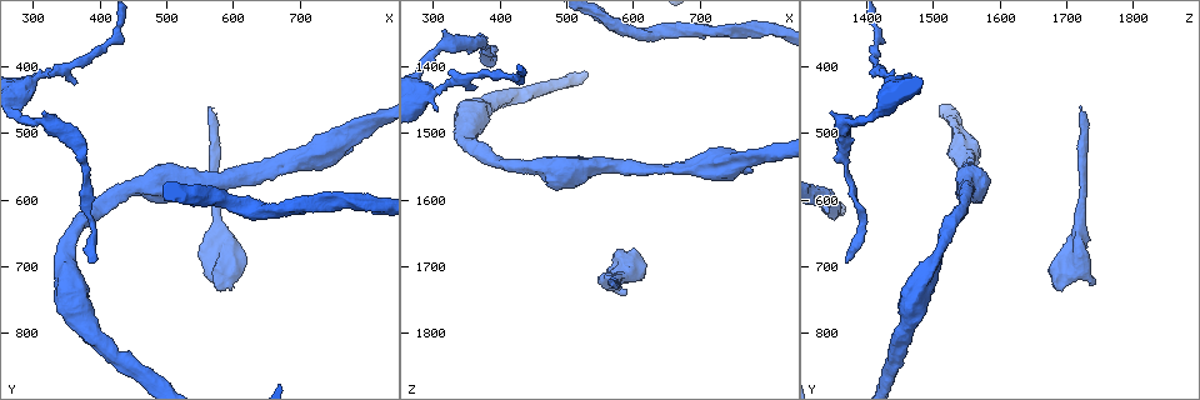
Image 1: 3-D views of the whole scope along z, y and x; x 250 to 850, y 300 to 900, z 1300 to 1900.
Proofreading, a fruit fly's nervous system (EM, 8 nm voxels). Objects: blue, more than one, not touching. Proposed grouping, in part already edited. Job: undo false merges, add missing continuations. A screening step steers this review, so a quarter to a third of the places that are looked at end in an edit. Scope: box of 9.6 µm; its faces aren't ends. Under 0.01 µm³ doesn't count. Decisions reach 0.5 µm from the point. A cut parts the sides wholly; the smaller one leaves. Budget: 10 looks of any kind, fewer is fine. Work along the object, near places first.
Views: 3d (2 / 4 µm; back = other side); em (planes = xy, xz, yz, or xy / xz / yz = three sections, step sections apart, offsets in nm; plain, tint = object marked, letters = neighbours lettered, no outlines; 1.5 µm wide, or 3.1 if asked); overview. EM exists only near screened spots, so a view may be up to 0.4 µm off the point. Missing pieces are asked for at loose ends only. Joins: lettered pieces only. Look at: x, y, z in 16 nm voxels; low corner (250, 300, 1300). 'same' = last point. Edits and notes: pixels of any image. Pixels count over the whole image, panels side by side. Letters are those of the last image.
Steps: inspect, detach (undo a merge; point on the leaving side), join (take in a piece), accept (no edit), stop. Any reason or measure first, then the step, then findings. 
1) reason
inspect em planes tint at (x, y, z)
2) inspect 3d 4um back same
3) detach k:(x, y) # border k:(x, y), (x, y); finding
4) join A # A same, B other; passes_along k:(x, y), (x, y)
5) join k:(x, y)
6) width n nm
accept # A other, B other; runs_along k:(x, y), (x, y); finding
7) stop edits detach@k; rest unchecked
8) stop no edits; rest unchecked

end of a long branch
inspect em planes letters at (390, 695, 1370)

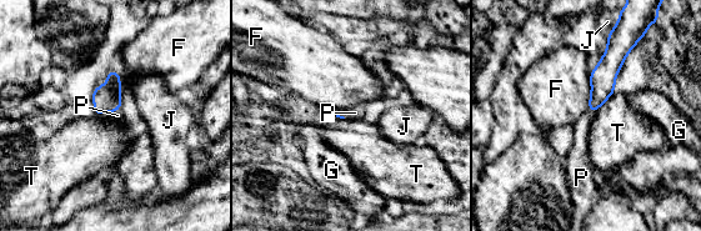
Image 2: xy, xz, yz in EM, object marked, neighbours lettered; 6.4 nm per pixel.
join P # F other, G other, J other, P same, T other; passes_along 2:(106, 99), (109, 111), (118, 115); the cell continues

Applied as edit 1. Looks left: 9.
thick turns thin
inspect em planes tint at (370, 520, 1365)

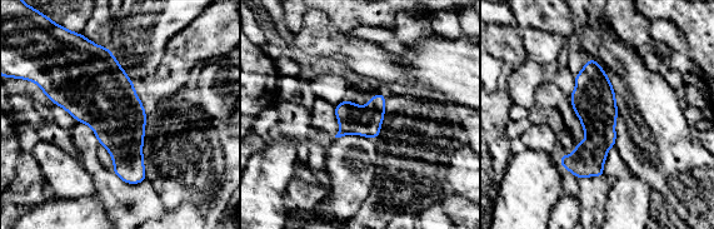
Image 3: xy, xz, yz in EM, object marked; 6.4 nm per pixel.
inspect em planes letters same

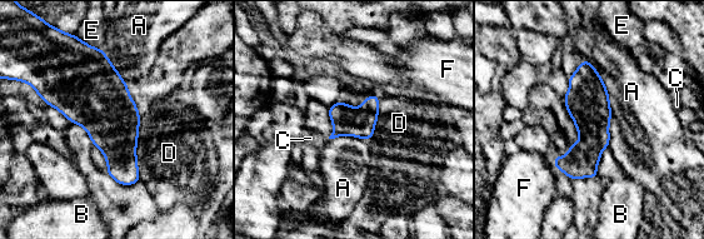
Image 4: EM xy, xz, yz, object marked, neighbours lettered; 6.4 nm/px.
width 190 nm
accept # A other, B other, C other, D other, E other, F other; runs_along 4:(585, 64), (588, 150), (572, 175); continuous, no second cell

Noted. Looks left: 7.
inspect em yz step 4 letters at (590, 675, 1710)

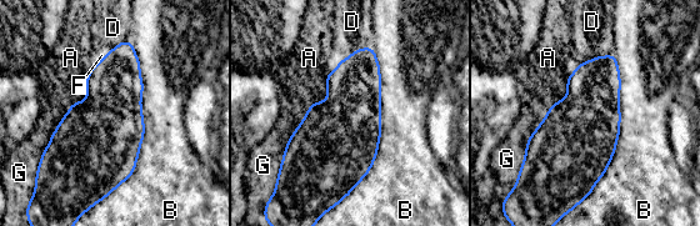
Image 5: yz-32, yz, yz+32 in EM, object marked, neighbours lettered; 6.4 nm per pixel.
cut it another way
inspect em planes letters same

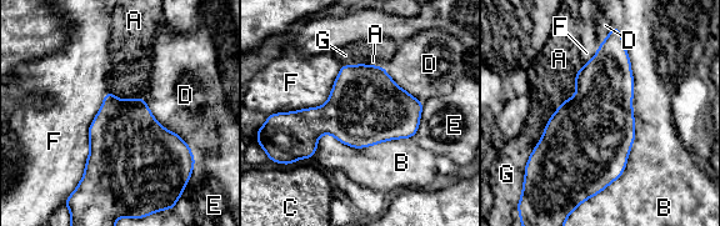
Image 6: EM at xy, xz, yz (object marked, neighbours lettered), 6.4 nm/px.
accept # A other, B other, C other, D other, E other, F other, G other; border 6:(108, 91), (89, 127), (78, 185); continuous, no second cell

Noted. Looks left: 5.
stop edits join@2; rest unchecked

